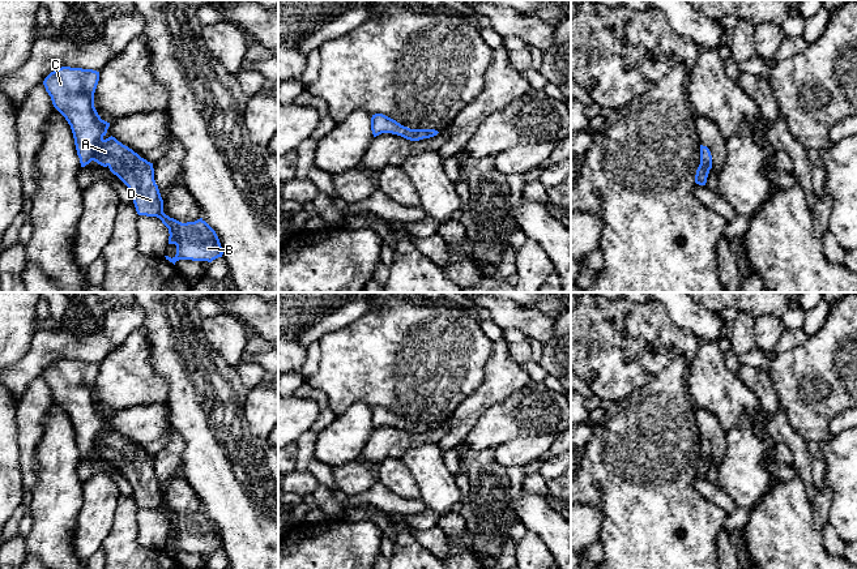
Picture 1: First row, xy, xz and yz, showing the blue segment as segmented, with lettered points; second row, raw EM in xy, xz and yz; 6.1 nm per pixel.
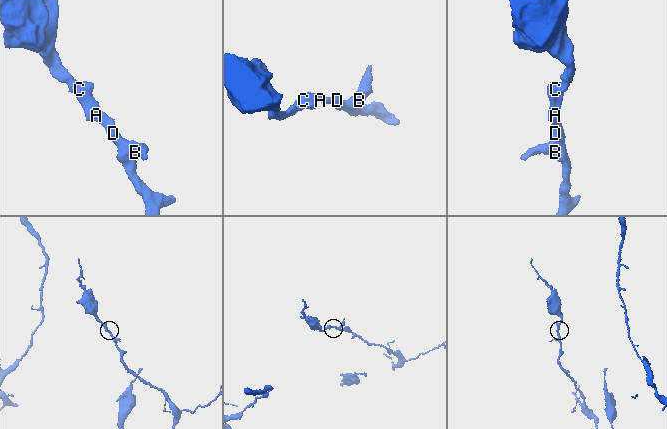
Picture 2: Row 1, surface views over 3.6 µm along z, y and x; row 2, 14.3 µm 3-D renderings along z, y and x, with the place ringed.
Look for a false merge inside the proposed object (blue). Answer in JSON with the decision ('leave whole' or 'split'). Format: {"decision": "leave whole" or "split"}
{"decision": "leave whole"}

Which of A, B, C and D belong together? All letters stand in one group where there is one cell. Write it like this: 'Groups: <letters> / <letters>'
Groups: A B C D

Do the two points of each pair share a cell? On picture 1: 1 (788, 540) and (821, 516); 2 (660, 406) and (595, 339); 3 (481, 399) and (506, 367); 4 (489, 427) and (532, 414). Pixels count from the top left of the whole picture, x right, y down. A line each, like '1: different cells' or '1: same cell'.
1: different cells
2: different cells
3: same cell
4: same cell

